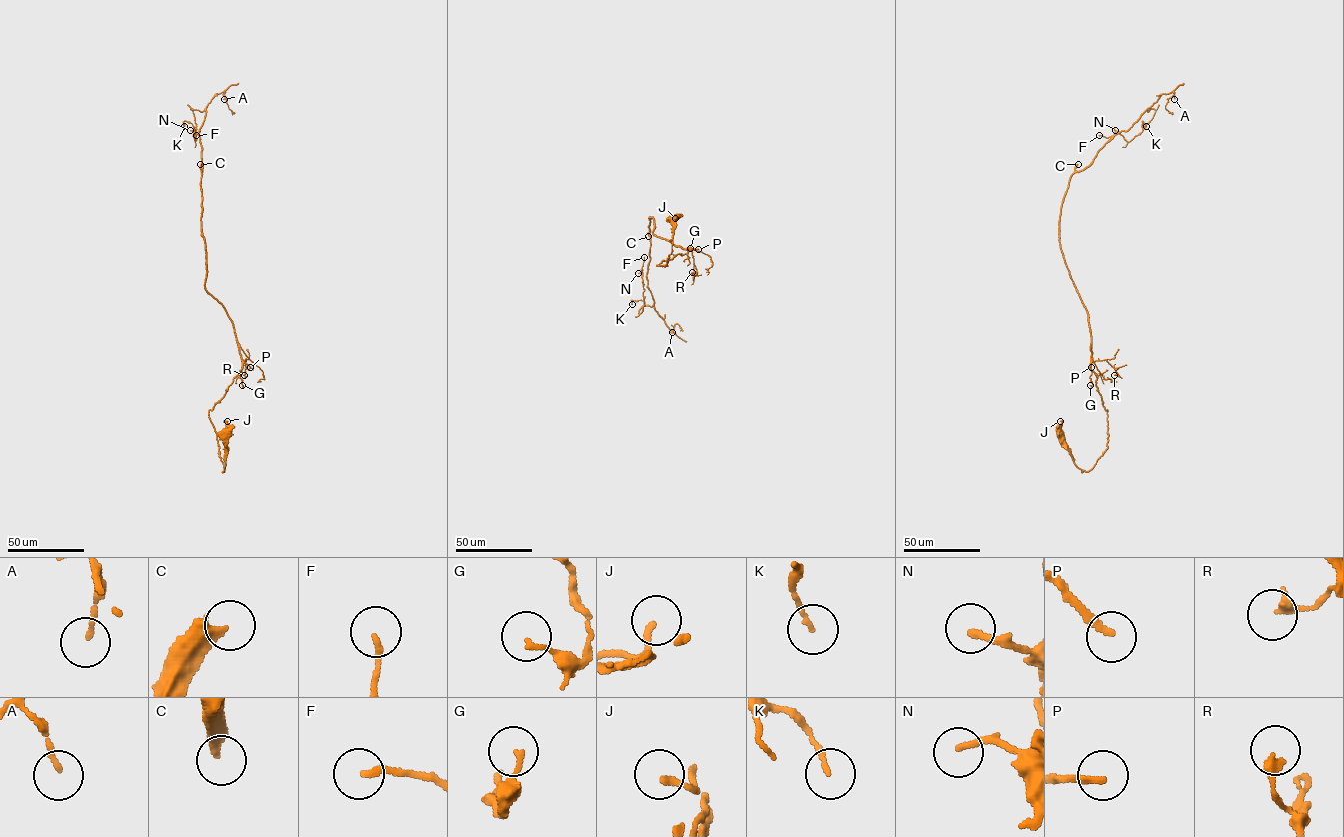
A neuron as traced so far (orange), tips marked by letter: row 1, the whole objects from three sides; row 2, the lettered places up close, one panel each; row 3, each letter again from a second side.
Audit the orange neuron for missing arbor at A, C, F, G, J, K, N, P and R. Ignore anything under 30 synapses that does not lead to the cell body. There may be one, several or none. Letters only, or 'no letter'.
no letter

